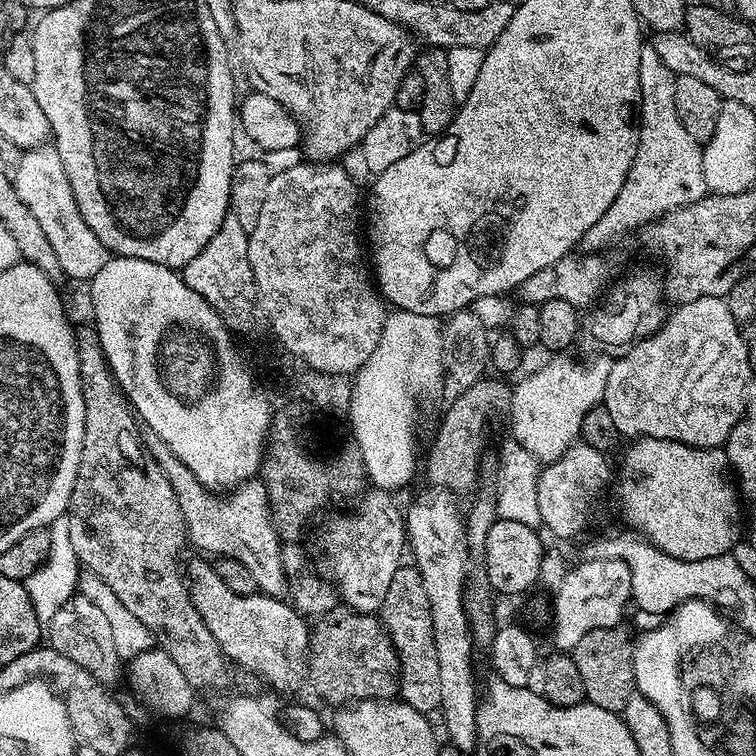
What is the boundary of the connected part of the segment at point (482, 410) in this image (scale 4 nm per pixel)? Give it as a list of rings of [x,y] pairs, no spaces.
[[[485,378],[474,382],[474,386],[457,391],[452,405],[444,412],[440,425],[436,428],[436,437],[432,440],[432,449],[428,452],[428,476],[433,485],[445,488],[447,492],[461,494],[472,492],[476,488],[476,475],[480,472],[480,455],[484,452],[484,431],[488,428],[488,419],[495,412],[507,413],[511,406],[513,389],[500,380]]]

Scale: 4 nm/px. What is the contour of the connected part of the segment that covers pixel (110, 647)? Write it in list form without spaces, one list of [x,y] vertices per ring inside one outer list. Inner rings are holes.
[[[75,594],[55,611],[46,624],[46,644],[57,656],[65,656],[70,658],[70,662],[82,666],[82,670],[91,674],[98,684],[112,686],[119,676],[121,679],[122,658],[118,654],[118,646],[114,646],[114,634],[102,610],[98,610],[90,598]]]

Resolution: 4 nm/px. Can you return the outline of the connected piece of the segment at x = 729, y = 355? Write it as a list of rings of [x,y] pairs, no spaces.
[[[715,296],[714,298],[698,298],[694,302],[686,302],[675,309],[676,313],[669,315],[664,324],[655,332],[653,336],[647,336],[645,340],[637,340],[631,345],[617,360],[613,359],[609,366],[609,378],[606,379],[606,390],[602,403],[610,410],[611,419],[617,426],[621,437],[639,438],[649,436],[650,438],[662,438],[663,440],[673,440],[682,442],[686,446],[695,448],[718,448],[727,442],[730,430],[734,430],[737,422],[744,417],[744,399],[748,393],[748,386],[753,379],[754,370],[748,361],[748,351],[746,342],[734,322],[734,318],[728,309],[727,299]]]

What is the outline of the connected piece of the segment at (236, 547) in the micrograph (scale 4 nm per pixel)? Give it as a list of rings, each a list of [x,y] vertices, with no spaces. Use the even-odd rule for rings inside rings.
[[[153,439],[150,444],[152,456],[160,463],[164,476],[174,486],[178,506],[188,527],[188,540],[204,552],[213,552],[213,557],[226,556],[242,562],[254,578],[257,589],[263,595],[283,597],[288,591],[288,575],[284,573],[285,553],[280,553],[282,541],[276,532],[272,515],[268,509],[268,495],[263,479],[253,478],[231,489],[229,500],[219,500],[219,495],[209,494],[204,485],[194,478],[186,467],[161,440]]]

